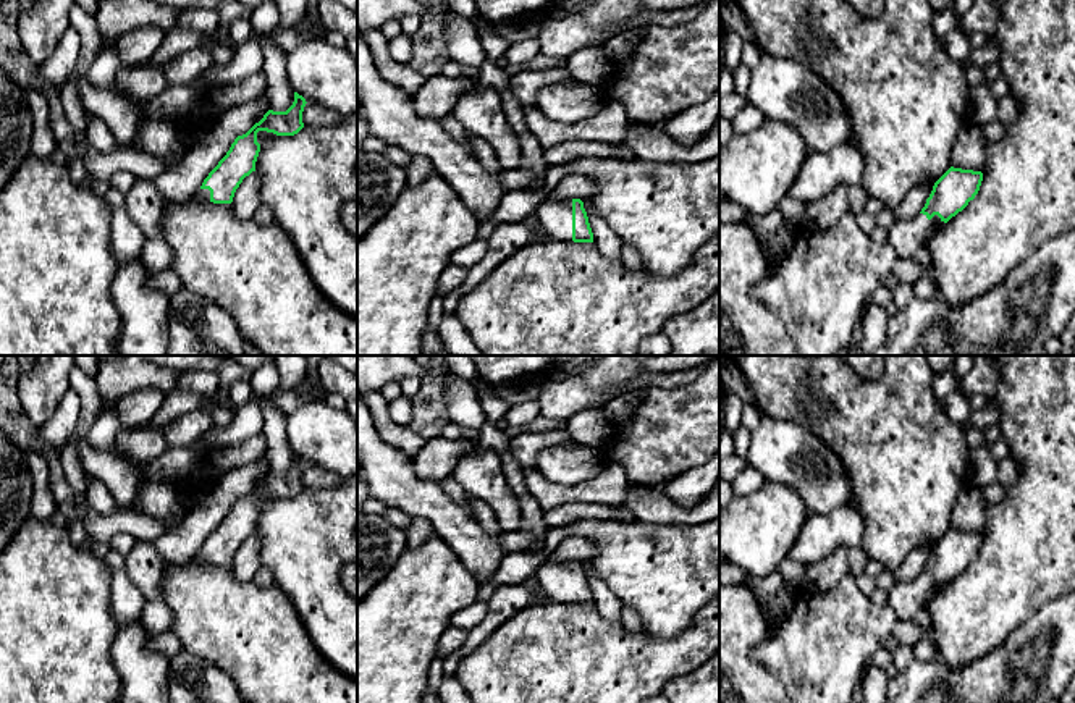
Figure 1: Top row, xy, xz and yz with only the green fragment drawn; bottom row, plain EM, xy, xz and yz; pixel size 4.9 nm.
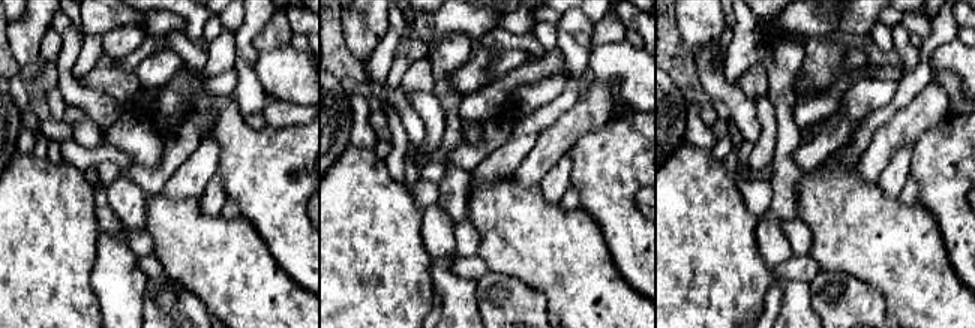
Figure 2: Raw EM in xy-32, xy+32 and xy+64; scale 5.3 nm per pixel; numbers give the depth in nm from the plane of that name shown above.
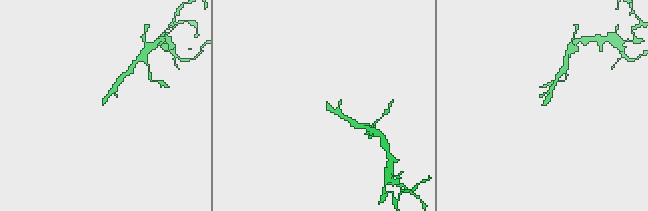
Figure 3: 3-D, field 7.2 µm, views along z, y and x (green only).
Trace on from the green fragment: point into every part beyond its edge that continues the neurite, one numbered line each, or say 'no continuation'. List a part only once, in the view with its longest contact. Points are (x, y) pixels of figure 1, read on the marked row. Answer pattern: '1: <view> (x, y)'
1: xz (555, 215)

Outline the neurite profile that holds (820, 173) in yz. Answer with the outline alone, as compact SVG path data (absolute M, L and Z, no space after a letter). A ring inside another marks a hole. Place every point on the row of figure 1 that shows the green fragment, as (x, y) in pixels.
M854 142L841 144L829 152L810 152L797 173L789 196L805 205L831 192L837 184L862 183L865 157Z

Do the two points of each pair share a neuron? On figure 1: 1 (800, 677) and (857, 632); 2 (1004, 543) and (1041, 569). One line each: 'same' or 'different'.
1: same
2: same

